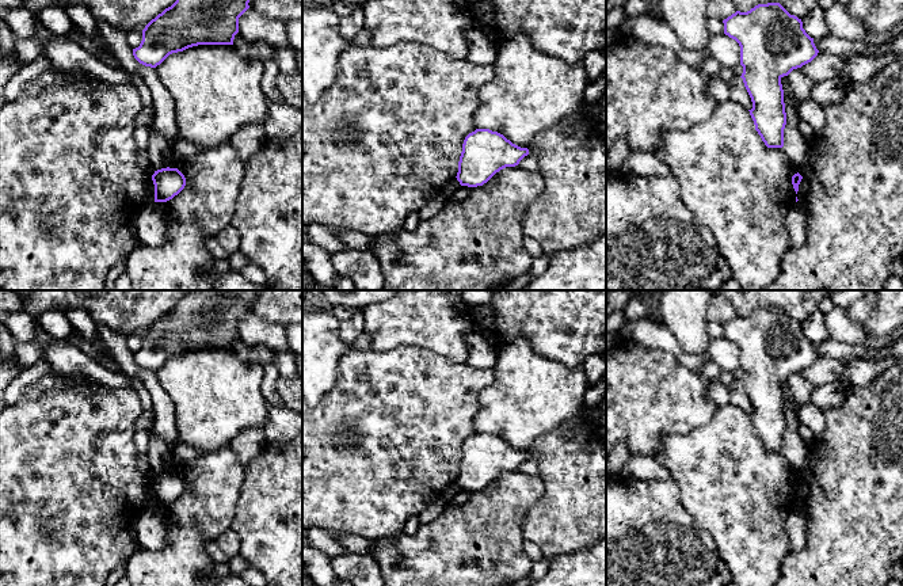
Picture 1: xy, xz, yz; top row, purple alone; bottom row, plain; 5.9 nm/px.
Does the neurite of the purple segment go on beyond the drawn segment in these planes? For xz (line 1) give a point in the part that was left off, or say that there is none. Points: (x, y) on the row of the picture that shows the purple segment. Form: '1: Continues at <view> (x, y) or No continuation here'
1: No continuation here

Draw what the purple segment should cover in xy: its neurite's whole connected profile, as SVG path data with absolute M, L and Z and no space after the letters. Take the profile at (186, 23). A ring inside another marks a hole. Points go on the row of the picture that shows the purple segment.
M176 0L142 30L142 41L133 49L134 58L150 68L160 65L169 54L198 45L233 45L239 33L239 18L249 8L249 0Z

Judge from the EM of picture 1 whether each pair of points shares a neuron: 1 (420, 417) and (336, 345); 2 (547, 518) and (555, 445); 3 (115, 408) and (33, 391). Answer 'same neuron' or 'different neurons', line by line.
1: different neurons
2: same neuron
3: different neurons

